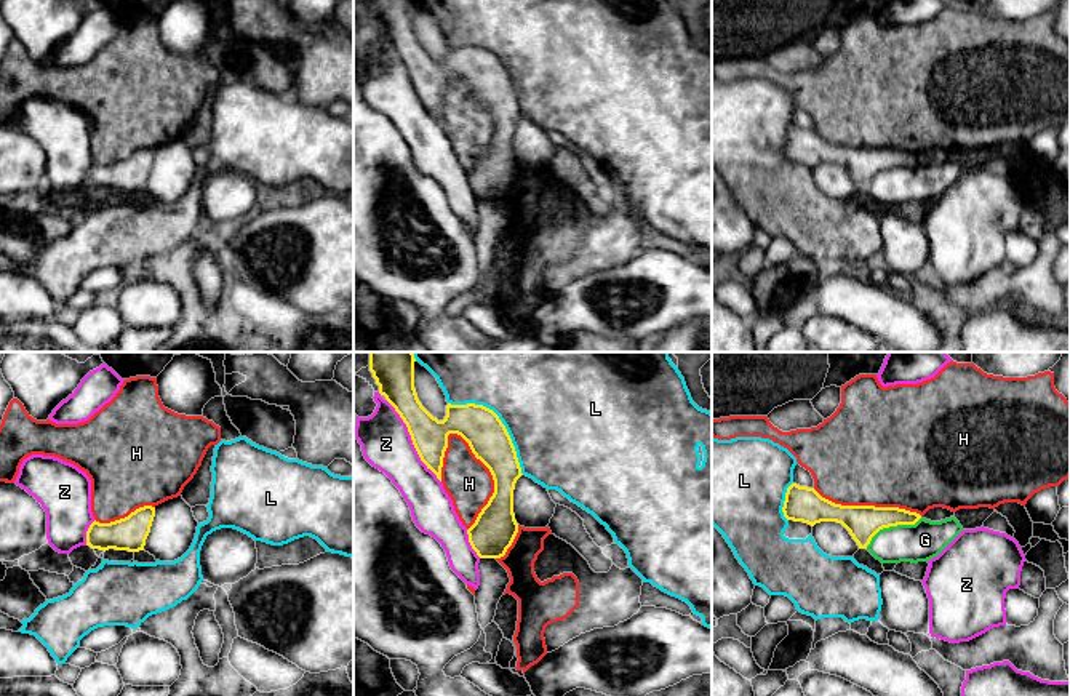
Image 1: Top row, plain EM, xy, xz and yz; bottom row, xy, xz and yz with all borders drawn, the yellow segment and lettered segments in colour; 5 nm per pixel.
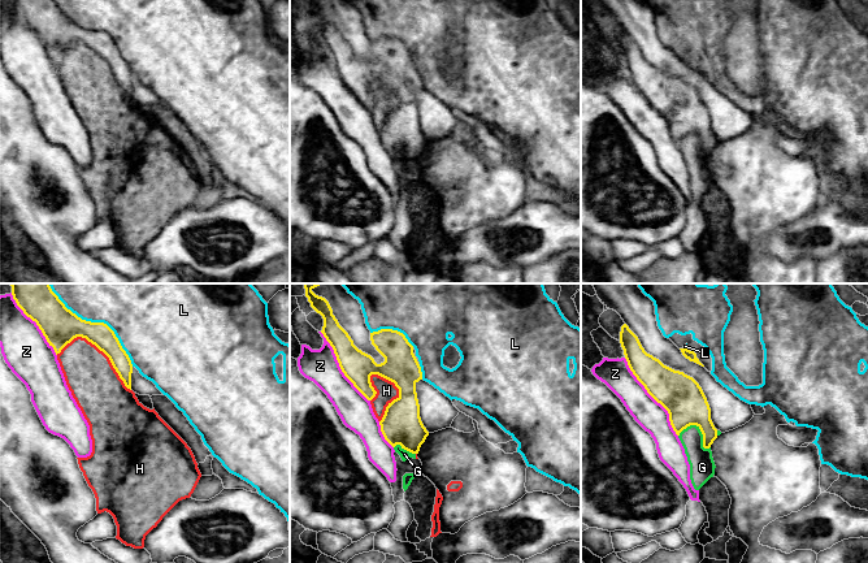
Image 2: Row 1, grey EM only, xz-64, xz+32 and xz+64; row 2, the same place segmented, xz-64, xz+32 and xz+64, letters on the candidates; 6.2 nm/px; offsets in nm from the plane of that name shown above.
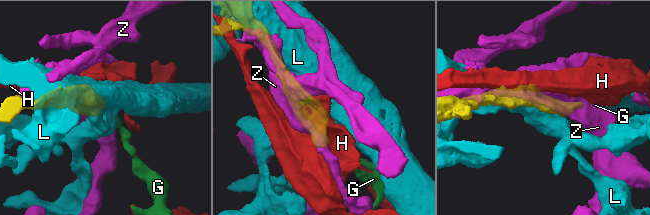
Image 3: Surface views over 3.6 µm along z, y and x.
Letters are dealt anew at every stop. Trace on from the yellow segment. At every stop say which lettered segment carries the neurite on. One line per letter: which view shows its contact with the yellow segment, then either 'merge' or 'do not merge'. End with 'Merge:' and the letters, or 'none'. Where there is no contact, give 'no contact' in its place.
G: meets yellow in yz; do not merge
H: meets yellow in xz; do not merge
L: meets yellow in xz; do not merge
Z: meets yellow in xz; do not merge
Merge: none

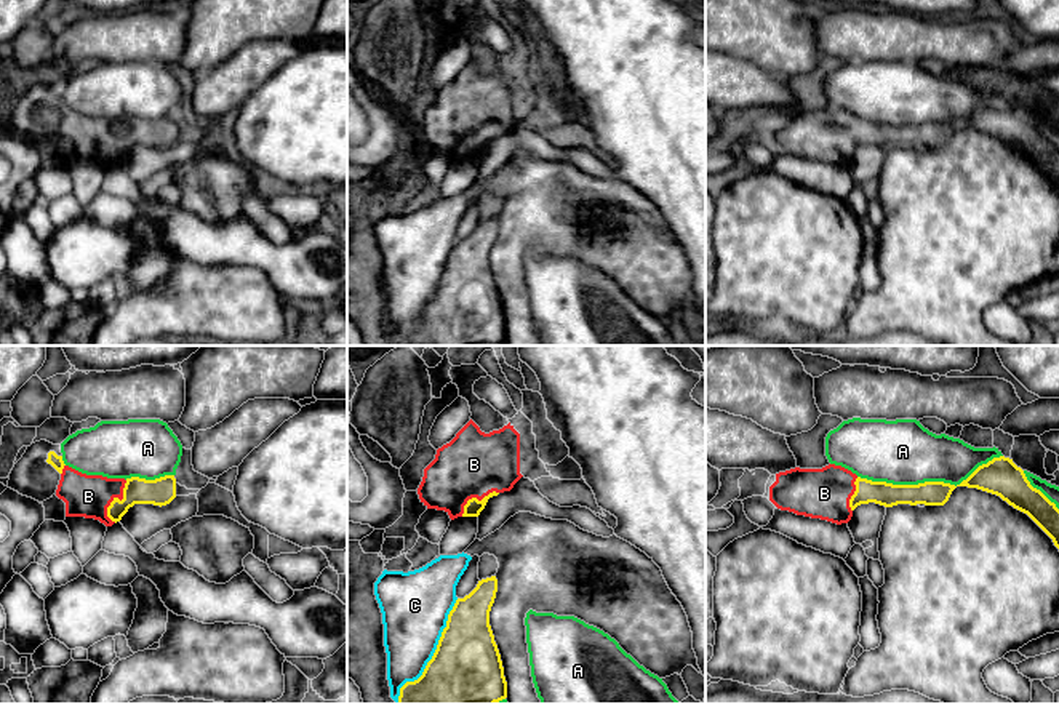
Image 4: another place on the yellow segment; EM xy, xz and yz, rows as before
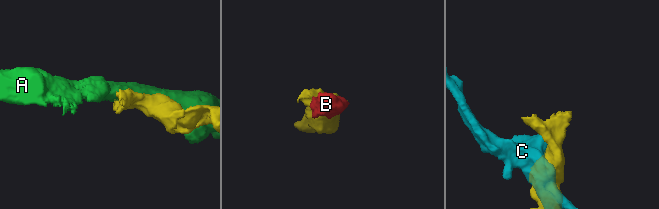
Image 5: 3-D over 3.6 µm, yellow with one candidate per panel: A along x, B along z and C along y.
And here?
A: meets yellow in yz; do not merge
B: meets yellow in xy; merge
C: meets yellow in xz; do not merge
Merge: B

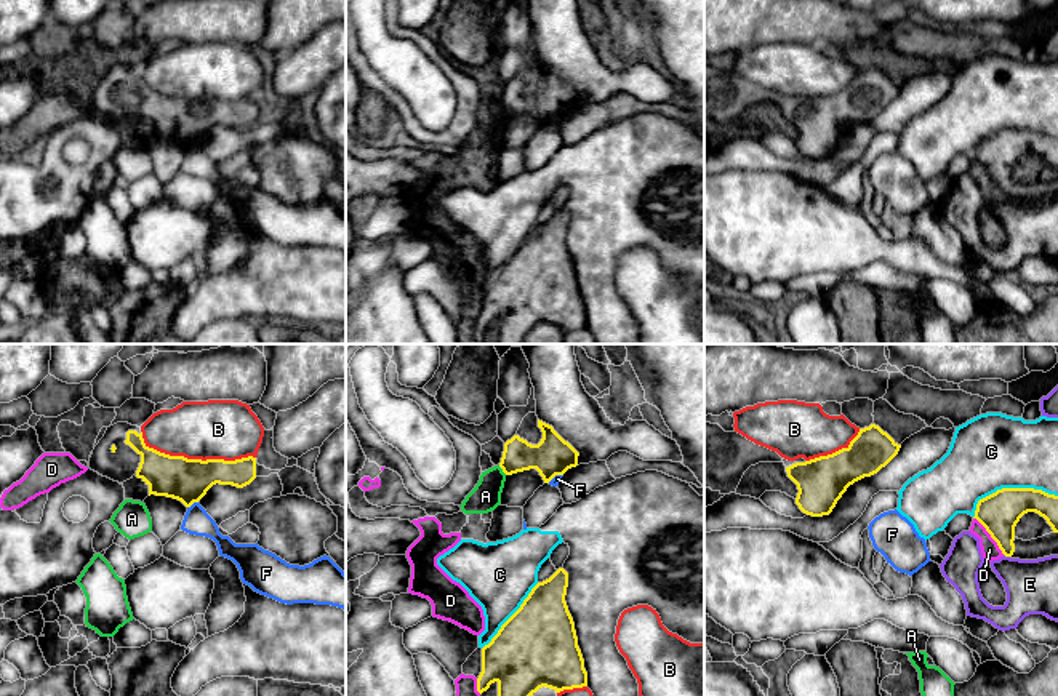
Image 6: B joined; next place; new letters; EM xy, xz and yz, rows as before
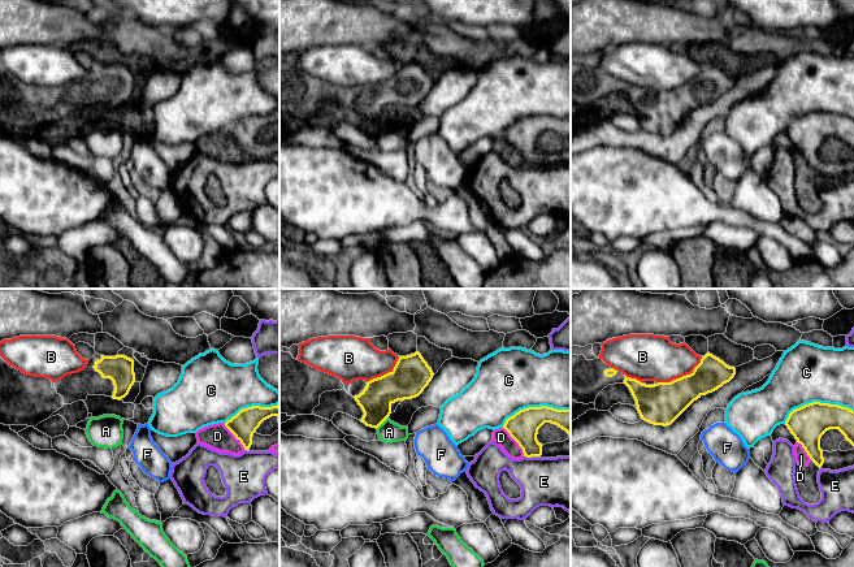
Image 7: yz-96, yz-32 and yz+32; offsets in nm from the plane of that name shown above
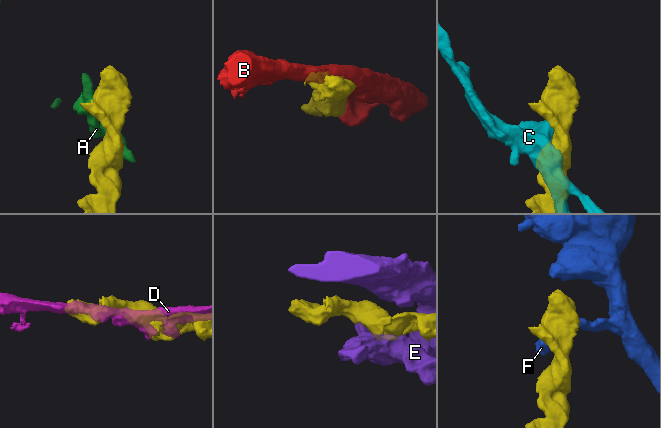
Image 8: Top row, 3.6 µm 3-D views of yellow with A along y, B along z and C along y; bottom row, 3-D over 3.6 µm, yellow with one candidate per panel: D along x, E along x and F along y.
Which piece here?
A: meets yellow in xz; do not merge
B: meets yellow in xy; do not merge
C: meets yellow in yz; do not merge
D: meets yellow in yz; do not merge
E: meets yellow in yz; do not merge
F: meets yellow in xy; do not merge
Merge: none

